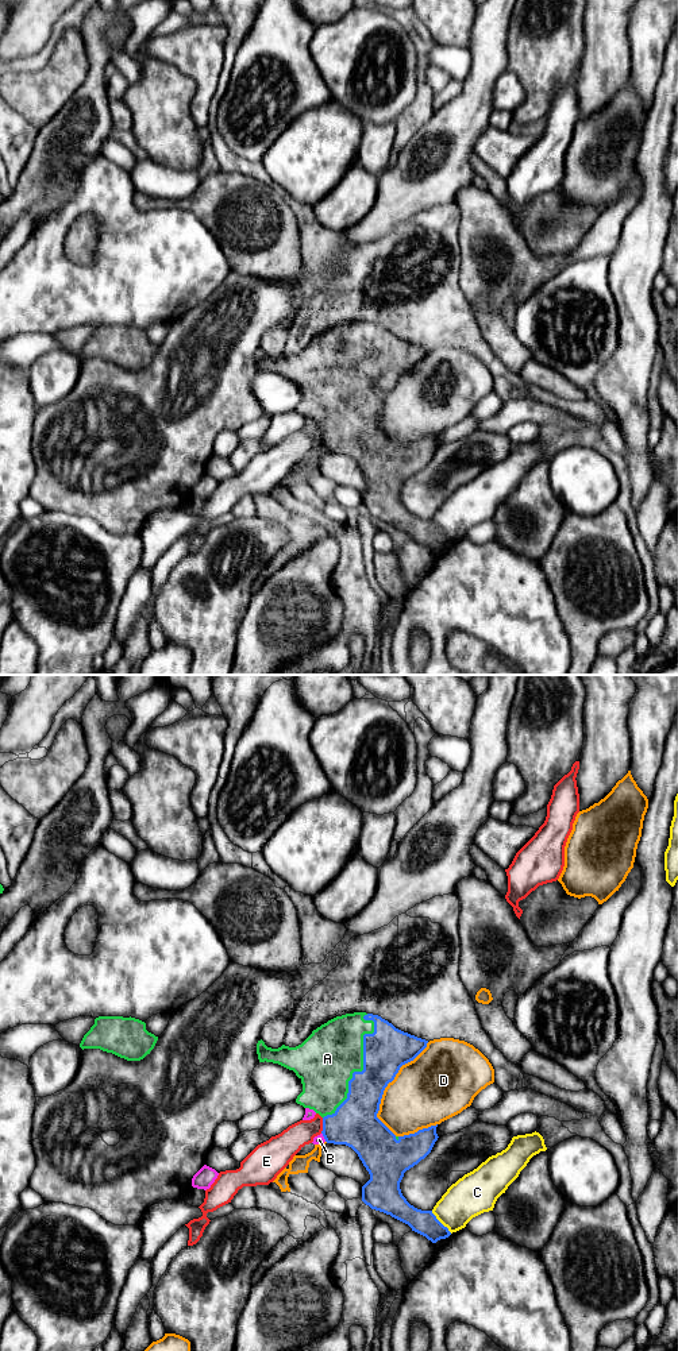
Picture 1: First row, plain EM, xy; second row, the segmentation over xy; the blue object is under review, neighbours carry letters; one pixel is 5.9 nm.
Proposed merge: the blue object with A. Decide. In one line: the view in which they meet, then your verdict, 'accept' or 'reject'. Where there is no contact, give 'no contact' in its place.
contact in xy; accept

